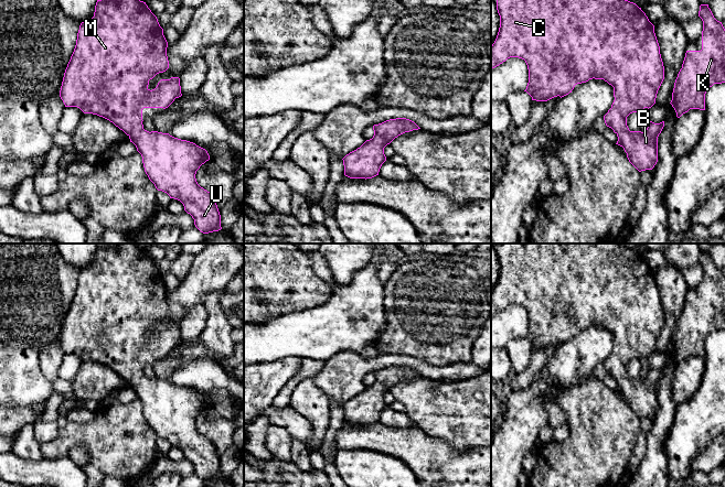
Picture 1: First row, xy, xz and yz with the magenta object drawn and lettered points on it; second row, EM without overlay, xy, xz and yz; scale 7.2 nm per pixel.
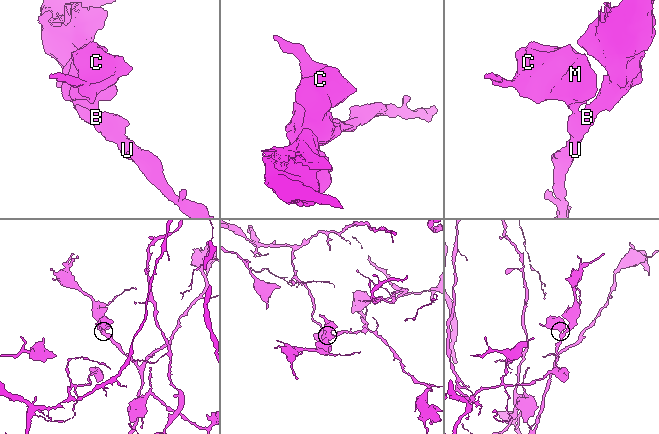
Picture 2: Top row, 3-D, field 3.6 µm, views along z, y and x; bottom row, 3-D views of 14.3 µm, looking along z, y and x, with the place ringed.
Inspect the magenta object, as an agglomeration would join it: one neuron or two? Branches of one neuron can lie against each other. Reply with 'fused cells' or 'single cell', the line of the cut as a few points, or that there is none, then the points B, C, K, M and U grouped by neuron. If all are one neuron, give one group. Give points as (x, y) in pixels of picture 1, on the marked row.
single cell; cut none; groups B C K M U

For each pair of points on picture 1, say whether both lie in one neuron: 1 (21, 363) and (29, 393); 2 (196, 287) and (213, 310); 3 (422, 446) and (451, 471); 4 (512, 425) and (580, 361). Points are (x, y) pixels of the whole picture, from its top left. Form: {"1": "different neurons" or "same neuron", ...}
{"1": "same neuron", "2": "different neurons", "3": "same neuron", "4": "same neuron"}

